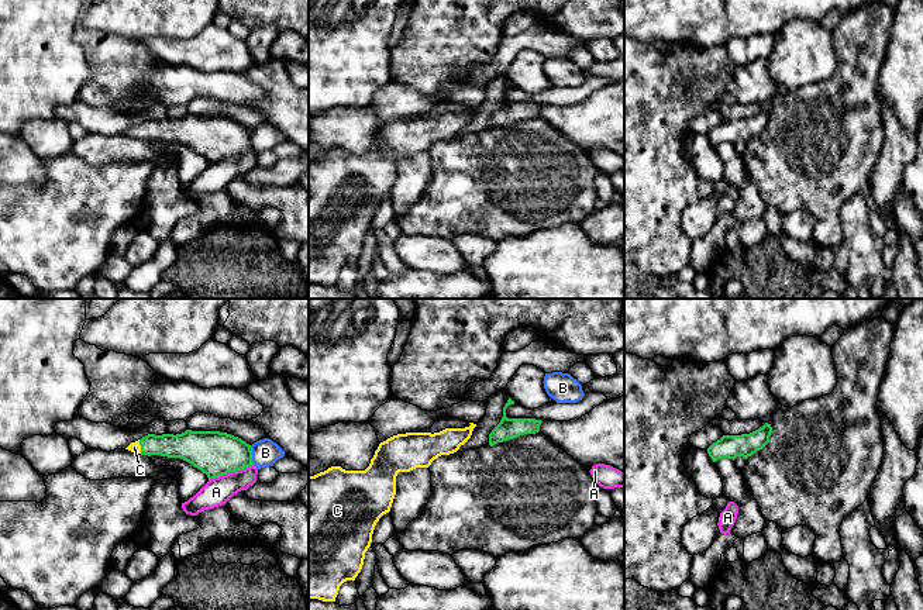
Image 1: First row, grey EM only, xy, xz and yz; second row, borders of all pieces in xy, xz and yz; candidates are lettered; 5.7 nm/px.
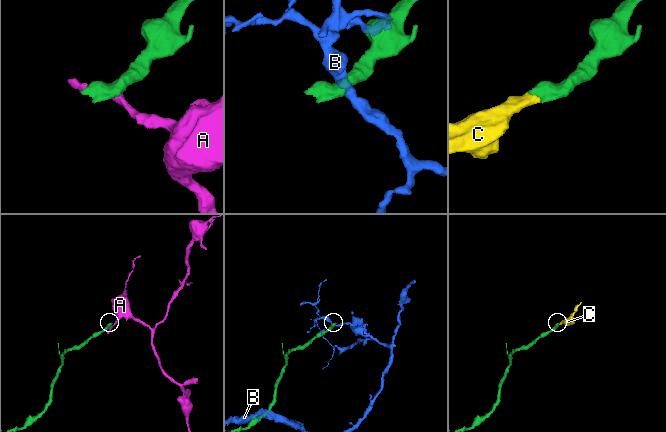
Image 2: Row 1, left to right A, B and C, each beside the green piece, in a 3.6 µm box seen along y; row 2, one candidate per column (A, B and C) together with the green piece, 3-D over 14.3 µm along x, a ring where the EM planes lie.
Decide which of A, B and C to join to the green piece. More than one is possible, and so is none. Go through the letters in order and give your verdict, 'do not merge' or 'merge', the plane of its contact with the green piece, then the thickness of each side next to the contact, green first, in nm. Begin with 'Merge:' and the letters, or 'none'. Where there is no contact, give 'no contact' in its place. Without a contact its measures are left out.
Merge: C
A: do not merge; meets green in xy; 260 nm thick on the green side, 160 nm on the other
B: do not merge; meets green in xy; 260 nm thick on the green side, 160 nm on the other
C: merge; meets green in xy; 150 nm thick on the green side, 60 nm on the other

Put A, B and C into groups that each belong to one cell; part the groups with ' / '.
A / B / C

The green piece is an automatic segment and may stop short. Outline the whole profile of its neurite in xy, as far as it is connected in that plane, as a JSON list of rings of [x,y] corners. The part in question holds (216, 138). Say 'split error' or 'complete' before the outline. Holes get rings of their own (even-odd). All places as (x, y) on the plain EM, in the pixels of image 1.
split error | [[[220,116],[182,118],[148,118],[125,134],[141,139],[180,142],[214,163],[254,149],[251,130],[238,121]]]

